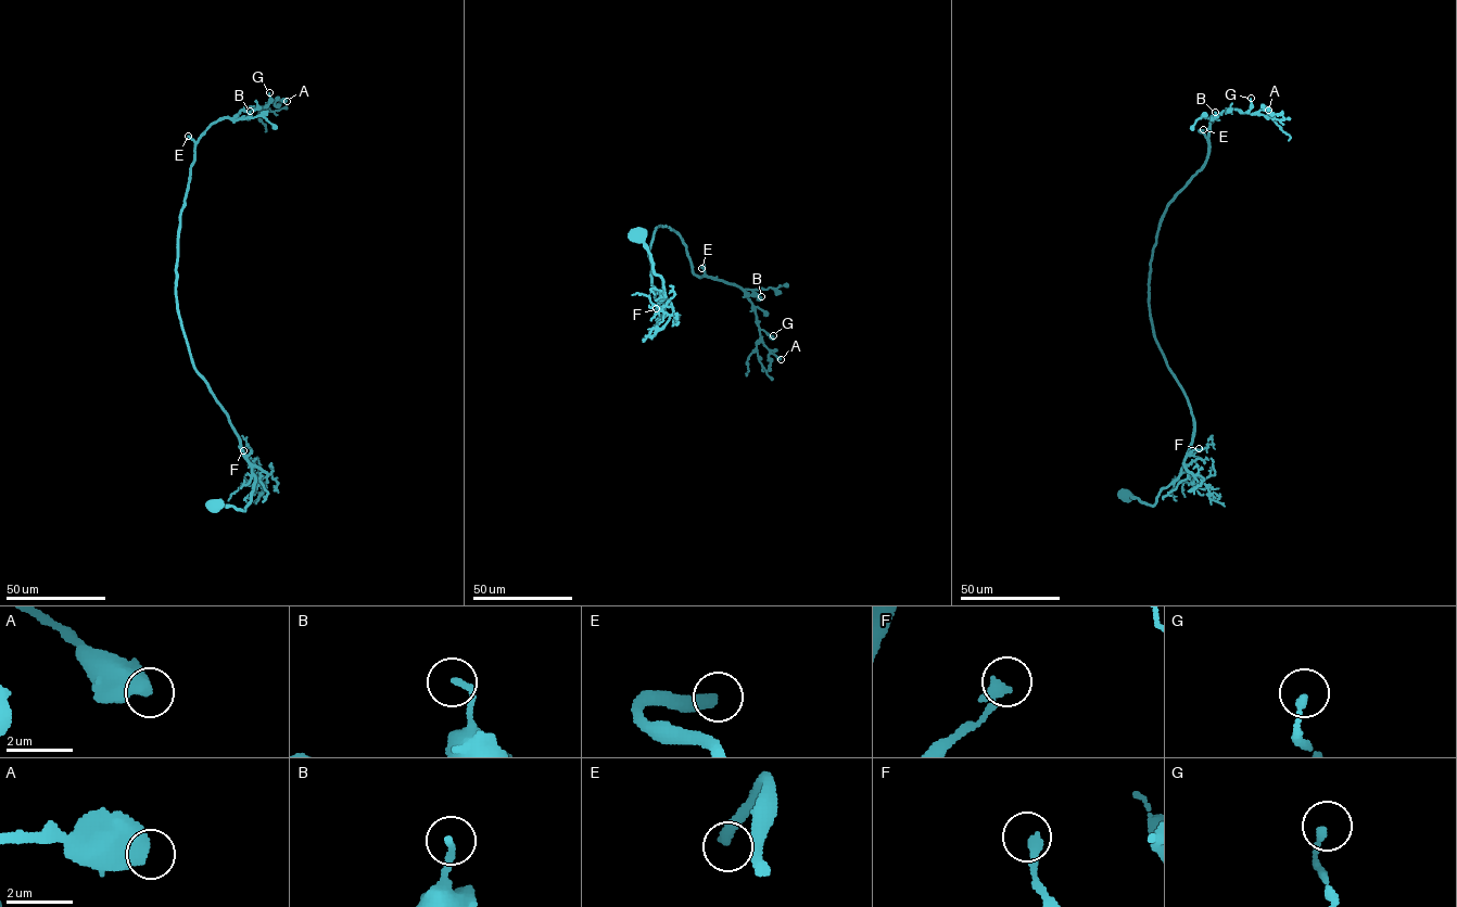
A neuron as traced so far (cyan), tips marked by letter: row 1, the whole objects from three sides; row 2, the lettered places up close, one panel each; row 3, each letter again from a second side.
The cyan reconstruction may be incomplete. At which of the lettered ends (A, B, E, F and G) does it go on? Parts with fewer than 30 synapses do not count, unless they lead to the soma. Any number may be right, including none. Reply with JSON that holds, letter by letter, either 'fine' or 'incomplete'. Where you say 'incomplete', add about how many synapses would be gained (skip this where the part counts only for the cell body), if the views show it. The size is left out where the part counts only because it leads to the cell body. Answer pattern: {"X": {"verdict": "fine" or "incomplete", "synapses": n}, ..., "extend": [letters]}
{"A": {"verdict": "fine"}, "B": {"verdict": "fine"}, "E": {"verdict": "incomplete", "synapses": 180}, "F": {"verdict": "fine"}, "G": {"verdict": "fine"}, "extend": ["E"]}

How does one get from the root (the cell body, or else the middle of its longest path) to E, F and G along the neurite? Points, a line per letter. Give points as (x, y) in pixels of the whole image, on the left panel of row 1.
E: (214, 505), (244, 510), (256, 481), (227, 413), (195, 370), (179, 317), (178, 230), (194, 143), (188, 136)
F: (214, 505), (244, 510), (250, 500), (256, 481), (243, 450)
G: (214, 505), (244, 510), (256, 481), (181, 326), (180, 216), (201, 135), (264, 107), (269, 92)

